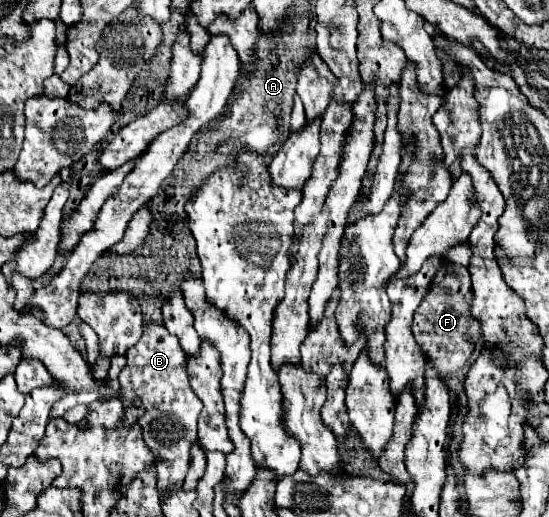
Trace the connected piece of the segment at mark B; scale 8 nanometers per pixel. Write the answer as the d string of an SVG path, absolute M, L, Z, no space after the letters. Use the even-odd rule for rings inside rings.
M149 323L137 345L127 351L127 365L119 375L121 391L125 401L141 397L145 415L139 417L145 443L159 453L161 463L157 463L157 489L161 499L169 497L173 489L183 485L185 473L189 469L189 449L197 441L197 419L203 409L201 399L193 393L189 385L189 375L185 369L187 355L183 353L175 335L157 323Z

